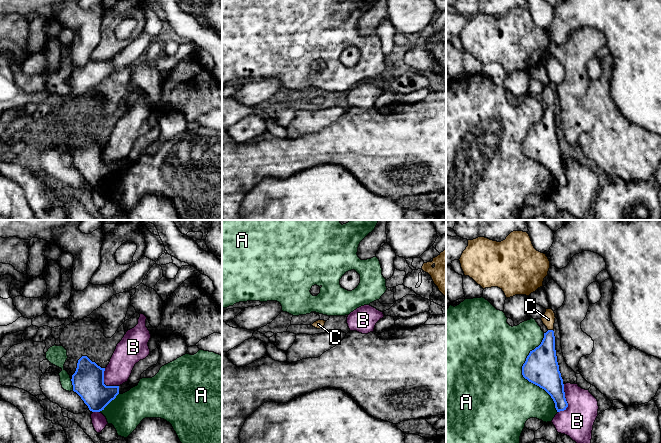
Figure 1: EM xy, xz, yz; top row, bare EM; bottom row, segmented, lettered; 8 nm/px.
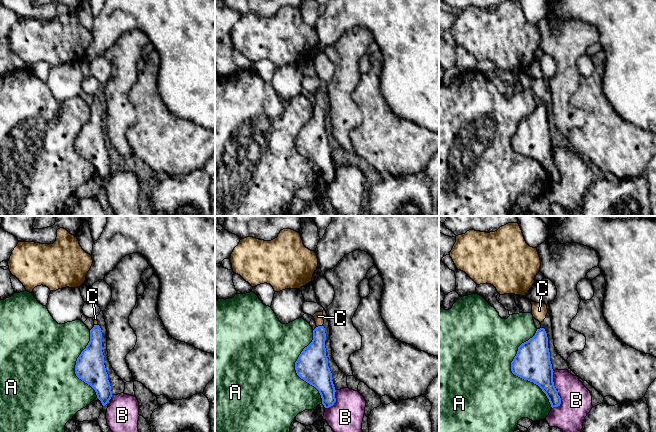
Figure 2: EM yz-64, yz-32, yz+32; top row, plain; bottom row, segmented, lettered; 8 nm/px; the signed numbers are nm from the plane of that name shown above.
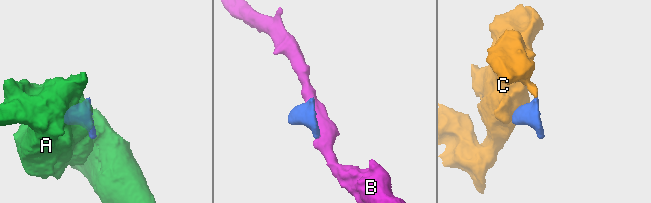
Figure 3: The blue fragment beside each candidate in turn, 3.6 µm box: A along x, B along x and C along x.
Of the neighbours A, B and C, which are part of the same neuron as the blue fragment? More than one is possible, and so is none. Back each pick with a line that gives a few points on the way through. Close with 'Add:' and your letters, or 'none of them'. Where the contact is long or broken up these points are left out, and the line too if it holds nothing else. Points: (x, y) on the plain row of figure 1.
C: across yz (542, 136), (547, 124), (550, 106), (548, 95)
Add: C

